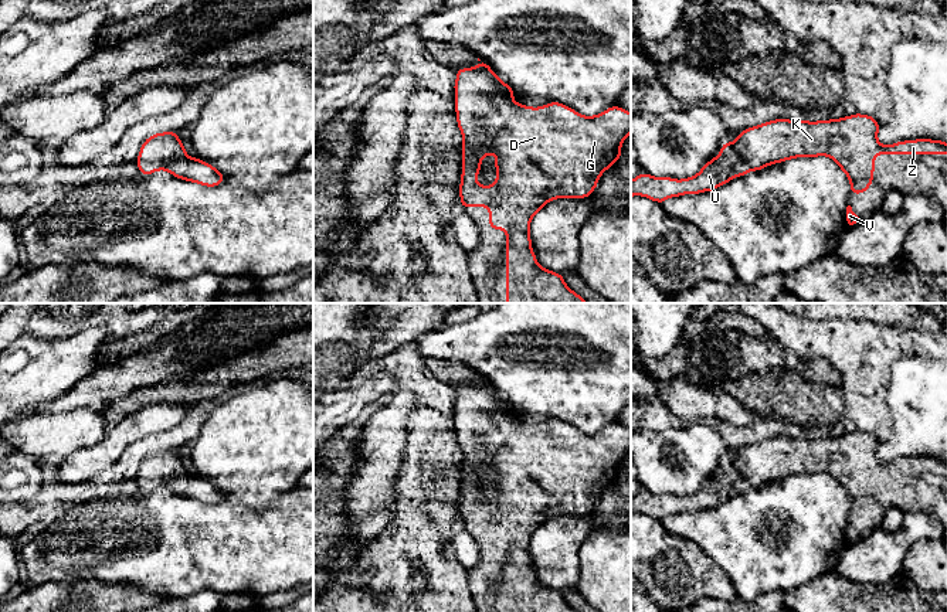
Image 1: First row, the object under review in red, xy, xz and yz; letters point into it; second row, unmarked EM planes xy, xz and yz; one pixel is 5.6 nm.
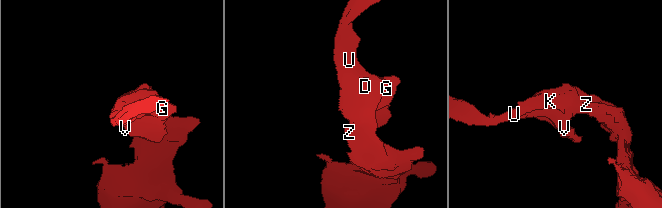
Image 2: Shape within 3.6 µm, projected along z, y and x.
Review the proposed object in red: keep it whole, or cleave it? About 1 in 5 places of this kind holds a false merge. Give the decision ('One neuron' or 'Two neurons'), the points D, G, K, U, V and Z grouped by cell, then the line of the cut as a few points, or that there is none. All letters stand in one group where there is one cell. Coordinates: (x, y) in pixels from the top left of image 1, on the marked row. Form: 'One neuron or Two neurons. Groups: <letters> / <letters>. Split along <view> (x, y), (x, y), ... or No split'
One neuron. Groups: D G K U V Z. No split

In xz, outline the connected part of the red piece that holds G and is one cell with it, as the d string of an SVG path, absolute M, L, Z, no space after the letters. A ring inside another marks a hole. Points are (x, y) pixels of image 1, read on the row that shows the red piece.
M479 58L478 61L481 64L474 68L456 69L454 82L456 123L464 137L461 208L488 207L489 228L506 231L506 303L587 303L583 296L566 285L563 275L537 264L529 234L530 221L551 200L585 198L593 194L601 174L621 159L622 142L631 133L631 113L617 105L603 113L584 116L560 102L550 102L539 108L513 102L515 91L486 62ZM489 153L496 159L498 177L492 186L481 186L476 183L482 167L481 160Z

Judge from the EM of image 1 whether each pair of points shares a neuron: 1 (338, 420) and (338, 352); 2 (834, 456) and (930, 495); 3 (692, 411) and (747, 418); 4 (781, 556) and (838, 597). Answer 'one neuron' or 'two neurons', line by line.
1: two neurons
2: one neuron
3: one neuron
4: two neurons

